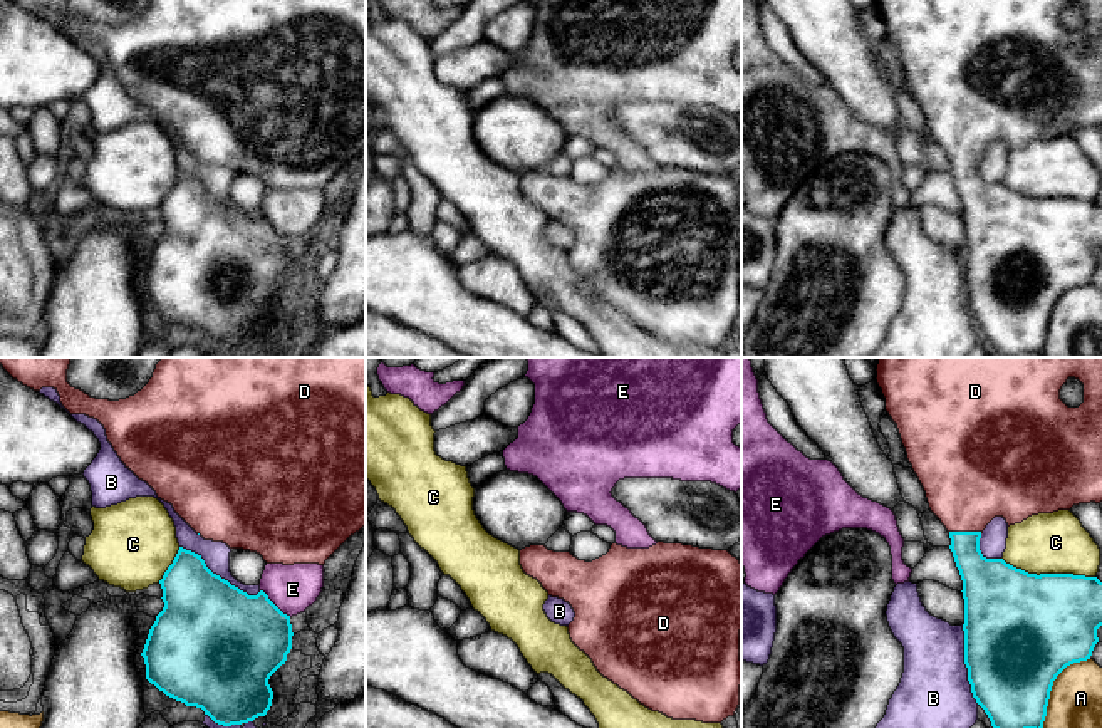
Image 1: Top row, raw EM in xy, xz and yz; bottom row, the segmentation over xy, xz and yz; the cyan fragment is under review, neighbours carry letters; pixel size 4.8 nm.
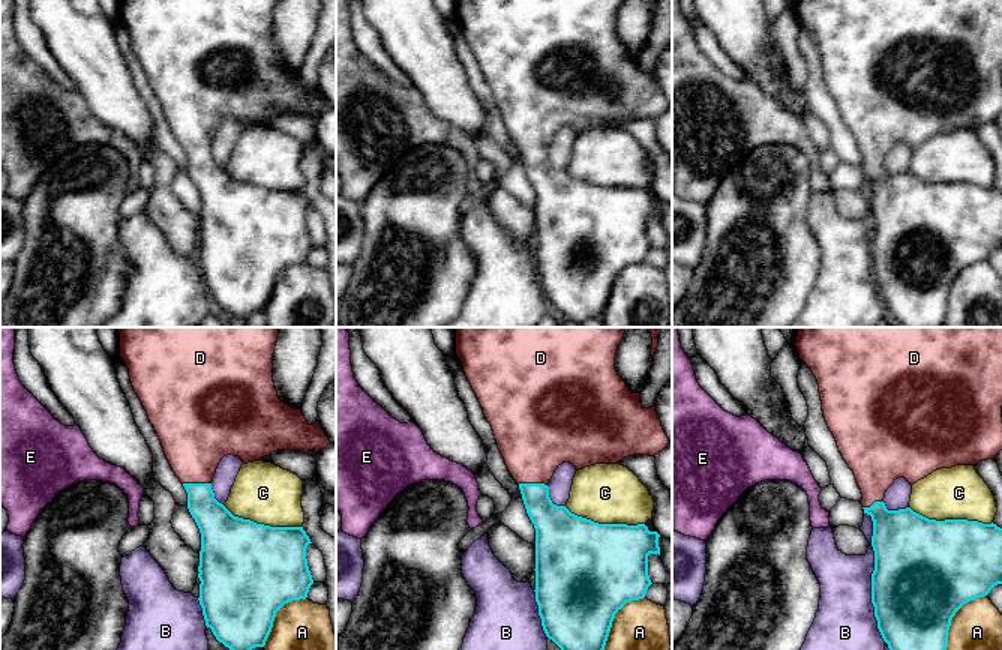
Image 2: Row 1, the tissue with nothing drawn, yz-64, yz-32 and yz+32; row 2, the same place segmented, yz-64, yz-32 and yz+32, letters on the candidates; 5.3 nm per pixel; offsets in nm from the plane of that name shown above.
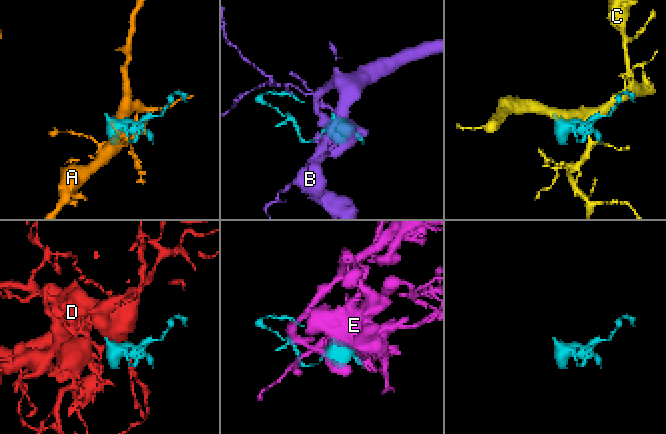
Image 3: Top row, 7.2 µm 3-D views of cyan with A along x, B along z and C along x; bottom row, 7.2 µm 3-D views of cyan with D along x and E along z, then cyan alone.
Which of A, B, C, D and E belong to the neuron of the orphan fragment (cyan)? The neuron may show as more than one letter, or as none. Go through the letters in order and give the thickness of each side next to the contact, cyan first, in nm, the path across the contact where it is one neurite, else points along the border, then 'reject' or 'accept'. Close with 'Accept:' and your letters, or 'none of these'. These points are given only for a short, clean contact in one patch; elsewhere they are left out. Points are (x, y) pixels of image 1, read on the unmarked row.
A: calibres 480 and 280 nm; reject
B: calibres 460 and 130 nm; reject
C: calibres 480 and 280 nm; reject
D: calibres 220 and 440 nm; accept
E: calibres 460 and 220 nm; reject
Accept: D

